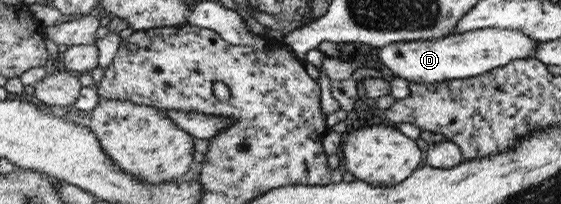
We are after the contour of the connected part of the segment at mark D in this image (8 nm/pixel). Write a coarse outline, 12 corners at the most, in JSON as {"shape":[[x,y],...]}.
{"shape":[[485,28],[399,41],[380,61],[408,82],[465,79],[533,59],[538,41]]}

